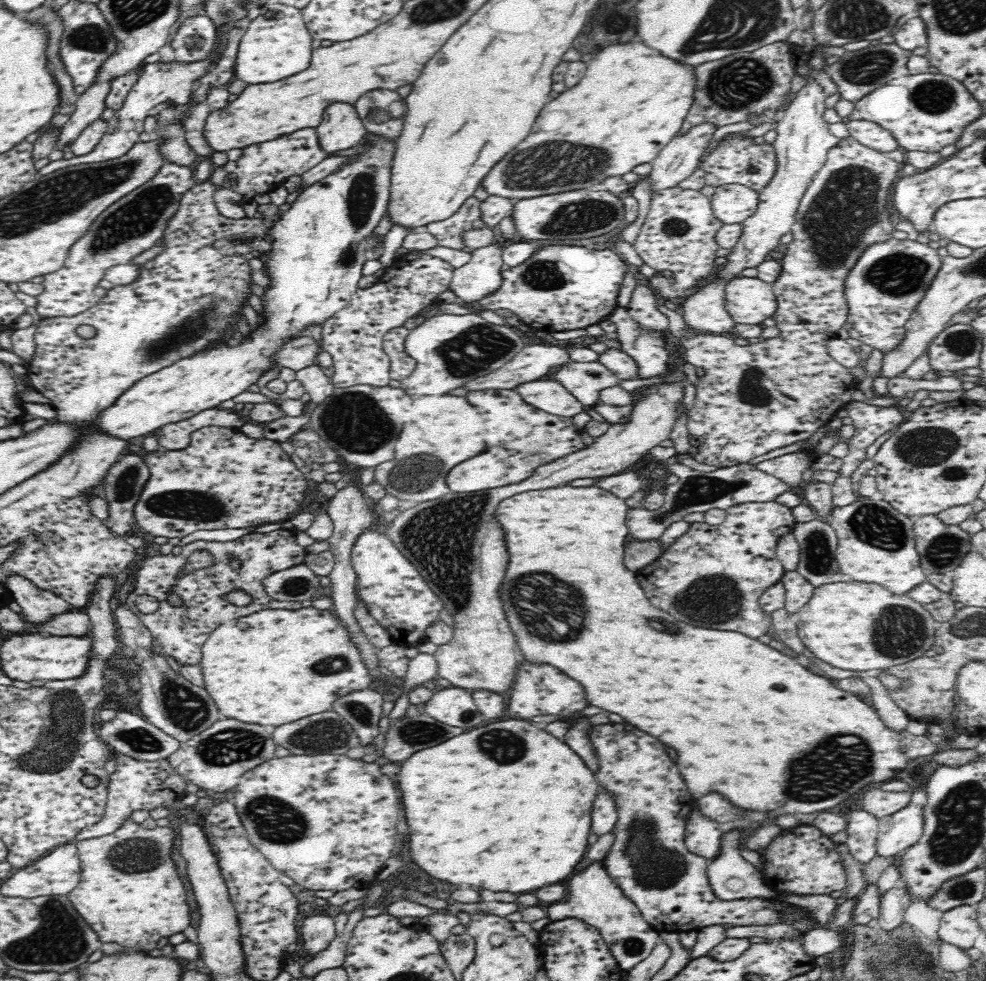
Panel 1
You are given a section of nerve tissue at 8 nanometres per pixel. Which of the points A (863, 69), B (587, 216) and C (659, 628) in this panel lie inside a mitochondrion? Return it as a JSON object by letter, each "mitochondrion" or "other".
{"A":"mitochondrion","B":"mitochondrion","C":"mitochondrion"}

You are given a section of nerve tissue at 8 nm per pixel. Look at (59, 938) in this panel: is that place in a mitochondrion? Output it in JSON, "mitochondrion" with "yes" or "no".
{"mitochondrion":"yes"}

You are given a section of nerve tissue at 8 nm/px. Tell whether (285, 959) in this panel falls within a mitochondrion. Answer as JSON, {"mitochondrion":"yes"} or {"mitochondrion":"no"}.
{"mitochondrion":"no"}

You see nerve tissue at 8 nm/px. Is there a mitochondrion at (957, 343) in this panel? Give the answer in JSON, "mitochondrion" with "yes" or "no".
{"mitochondrion":"yes"}

